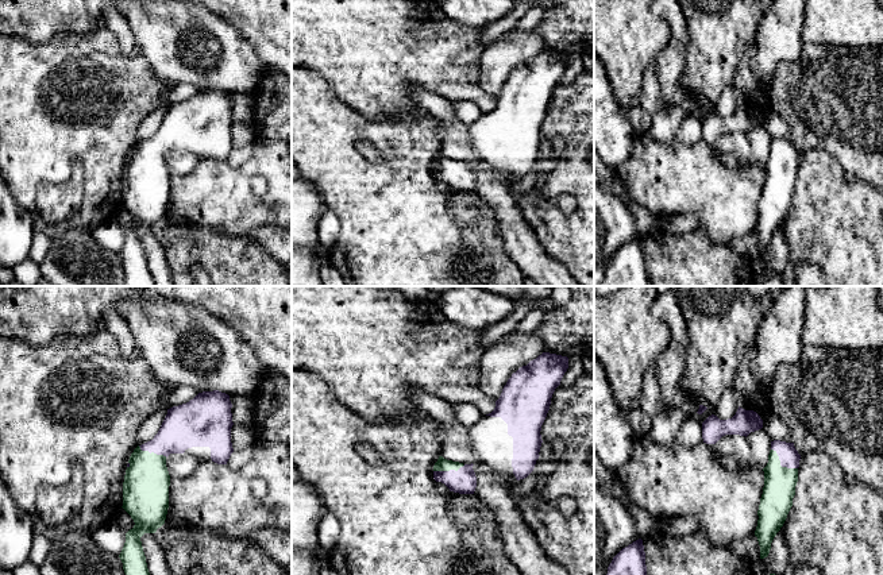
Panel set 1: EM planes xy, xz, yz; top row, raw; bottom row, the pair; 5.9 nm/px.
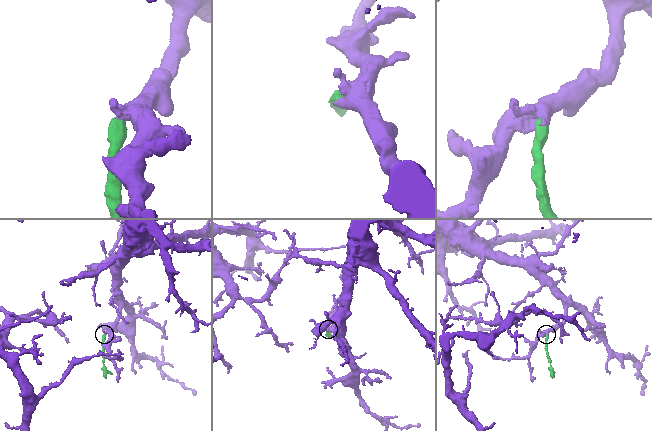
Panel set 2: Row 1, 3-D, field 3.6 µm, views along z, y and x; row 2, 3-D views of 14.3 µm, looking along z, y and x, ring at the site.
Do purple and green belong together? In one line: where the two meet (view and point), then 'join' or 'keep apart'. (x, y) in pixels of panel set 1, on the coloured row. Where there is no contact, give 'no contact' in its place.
yz (781, 464) | join

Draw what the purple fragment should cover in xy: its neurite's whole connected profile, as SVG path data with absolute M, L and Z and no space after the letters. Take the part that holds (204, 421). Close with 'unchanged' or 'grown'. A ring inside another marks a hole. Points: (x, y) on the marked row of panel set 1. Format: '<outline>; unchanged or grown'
M198 393L189 402L167 409L154 439L138 445L131 454L122 508L135 525L126 533L119 555L126 575L150 575L140 537L155 533L166 520L170 486L166 458L170 454L185 454L198 462L227 464L234 452L231 408L225 393Z; grown

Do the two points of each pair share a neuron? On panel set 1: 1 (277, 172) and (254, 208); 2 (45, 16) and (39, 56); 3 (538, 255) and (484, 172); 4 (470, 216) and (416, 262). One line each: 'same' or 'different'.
1: same
2: different
3: same
4: different

